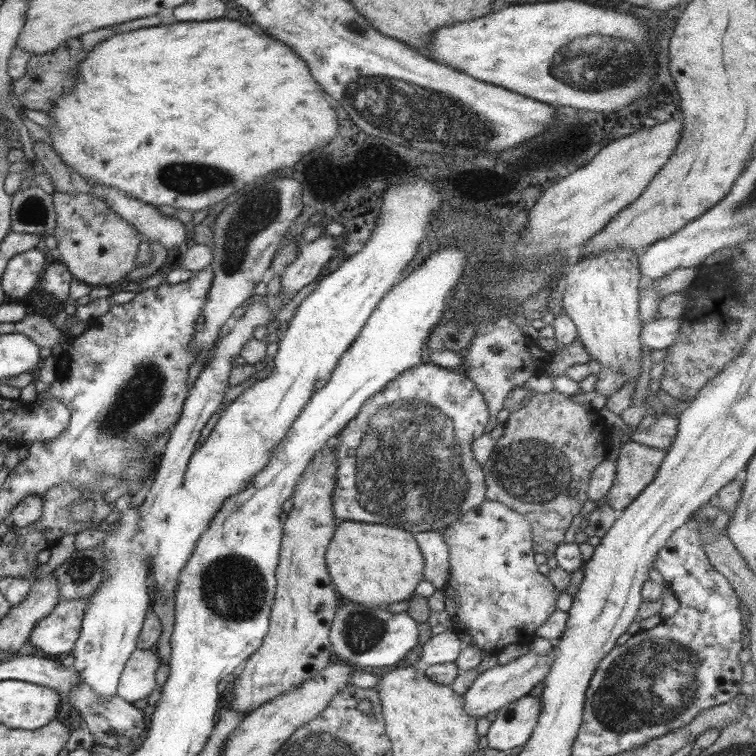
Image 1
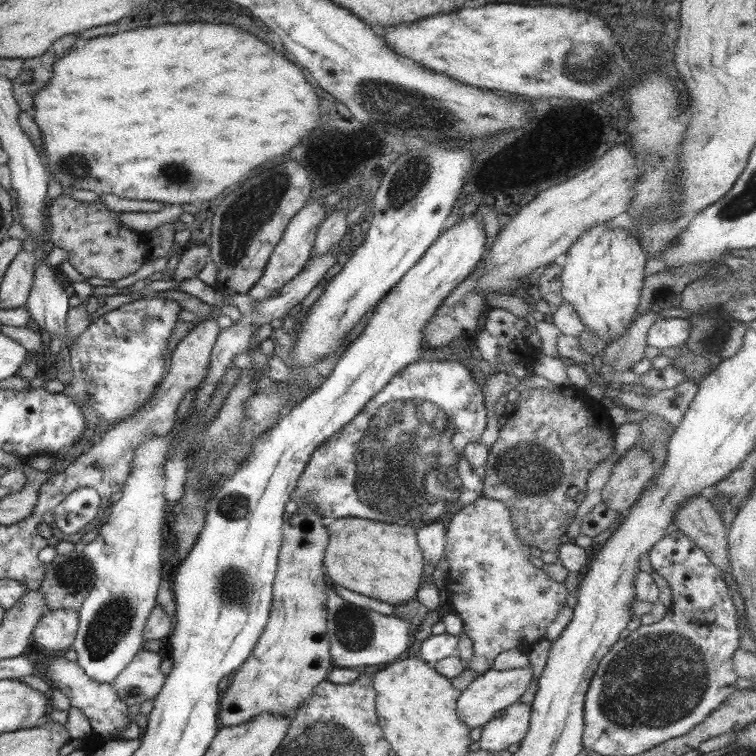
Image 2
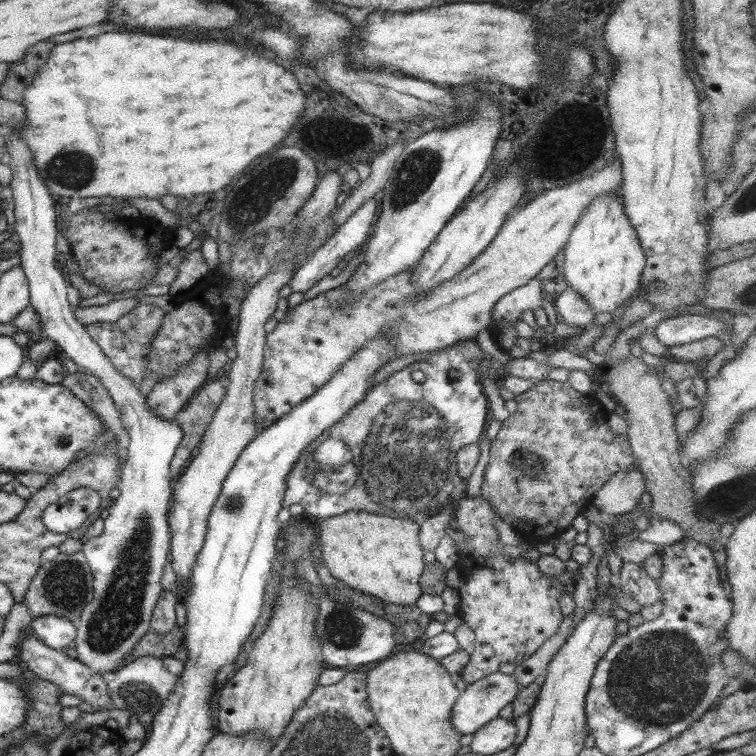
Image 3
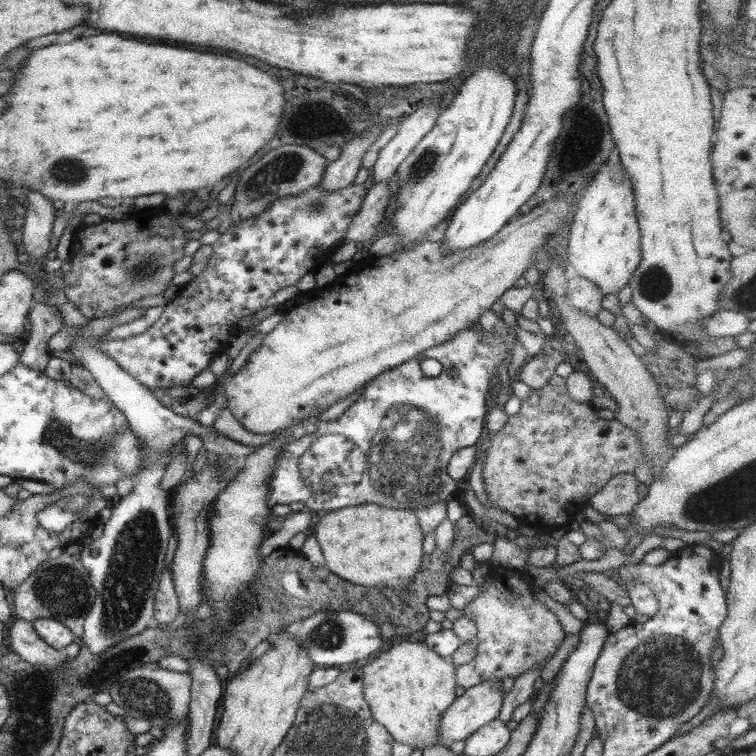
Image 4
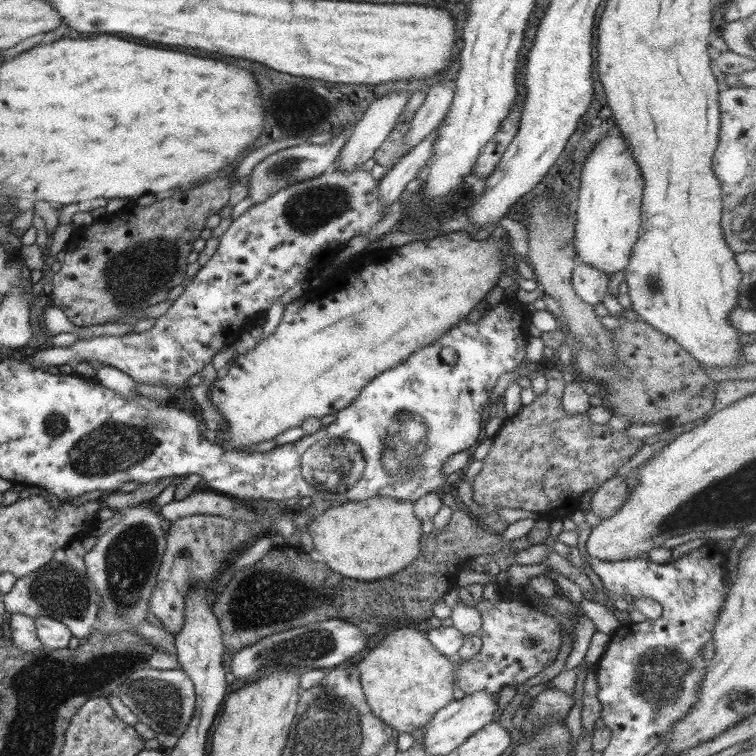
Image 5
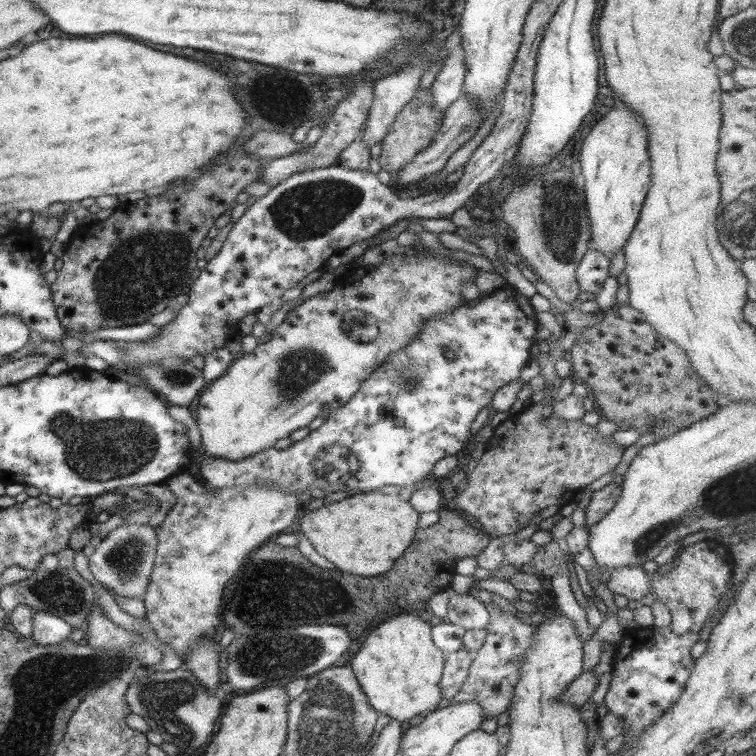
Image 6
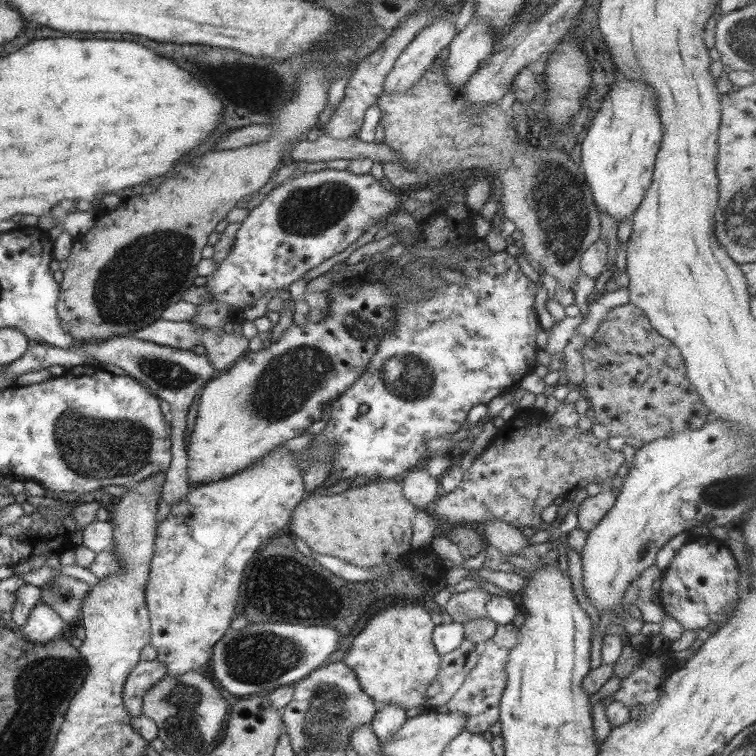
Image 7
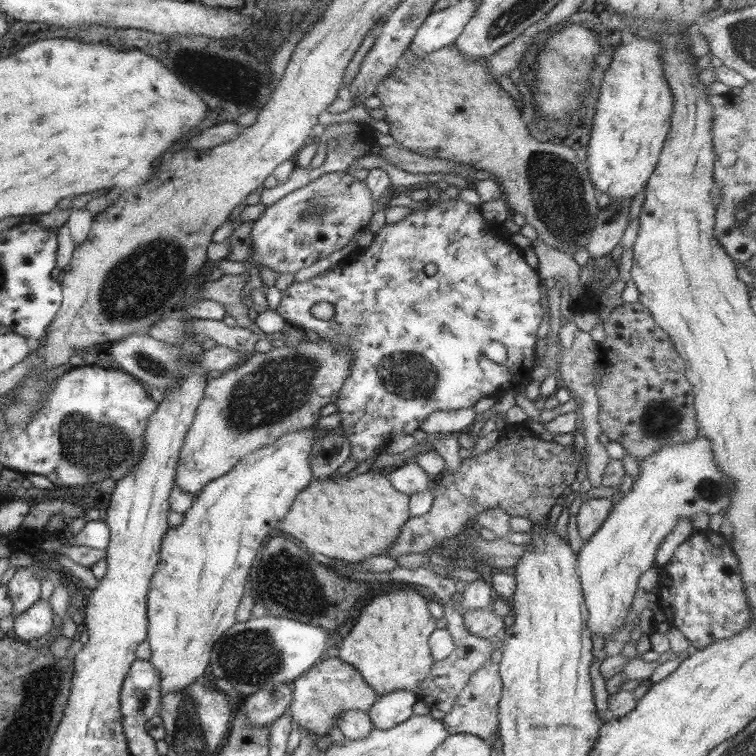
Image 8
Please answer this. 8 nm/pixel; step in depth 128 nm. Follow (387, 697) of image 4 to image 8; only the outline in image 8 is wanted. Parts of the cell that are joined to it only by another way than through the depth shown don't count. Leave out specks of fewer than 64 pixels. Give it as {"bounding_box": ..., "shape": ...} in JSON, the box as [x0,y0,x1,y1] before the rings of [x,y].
{"bounding_box":[340,585,437,698],"shape":[[[397,585],[388,594],[376,596],[364,606],[356,626],[344,638],[340,647],[343,662],[356,668],[378,698],[390,692],[408,690],[418,693],[424,677],[435,664],[430,648],[430,636],[437,630],[436,619],[429,612],[426,598],[411,585]]]}

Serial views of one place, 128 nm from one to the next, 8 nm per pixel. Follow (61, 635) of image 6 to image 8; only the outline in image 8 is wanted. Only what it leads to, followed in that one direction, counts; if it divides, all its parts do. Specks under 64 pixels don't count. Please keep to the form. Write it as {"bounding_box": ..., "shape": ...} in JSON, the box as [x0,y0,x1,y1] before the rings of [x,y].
{"bounding_box":[11,599,59,641],"shape":[[[40,599],[27,612],[14,617],[11,634],[24,641],[42,641],[58,624],[59,619],[52,606],[47,600]]]}

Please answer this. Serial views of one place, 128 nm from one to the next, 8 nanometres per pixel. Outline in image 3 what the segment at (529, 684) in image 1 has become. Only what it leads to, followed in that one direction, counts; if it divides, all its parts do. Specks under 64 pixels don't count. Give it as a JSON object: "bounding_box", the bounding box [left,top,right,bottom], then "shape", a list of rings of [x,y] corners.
{"bounding_box":[451,671,520,735],"shape":[[[500,671],[484,676],[468,685],[456,700],[452,707],[451,724],[460,735],[470,735],[476,733],[490,721],[499,718],[500,711],[518,696],[520,686],[516,682],[516,676],[502,674]]]}

